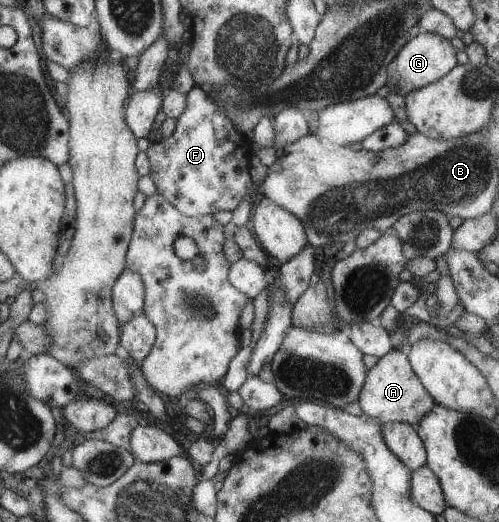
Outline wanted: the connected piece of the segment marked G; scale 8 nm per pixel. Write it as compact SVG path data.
M421 32L412 38L397 53L397 56L387 65L385 86L391 93L405 96L413 89L423 88L436 81L457 66L457 50L448 38L430 32Z

